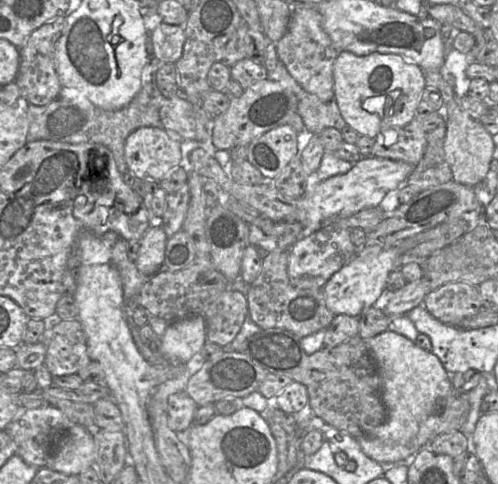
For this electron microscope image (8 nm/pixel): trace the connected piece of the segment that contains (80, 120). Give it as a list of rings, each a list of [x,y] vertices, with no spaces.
[[[148,32],[146,38],[146,51],[147,63],[142,74],[142,86],[128,105],[117,111],[103,111],[96,108],[82,108],[60,97],[42,106],[29,104],[26,142],[49,140],[69,144],[98,143],[111,152],[120,174],[128,172],[124,160],[124,145],[127,137],[139,128],[161,127],[160,109],[165,101],[157,86],[156,73],[162,63],[154,53],[152,32]]]

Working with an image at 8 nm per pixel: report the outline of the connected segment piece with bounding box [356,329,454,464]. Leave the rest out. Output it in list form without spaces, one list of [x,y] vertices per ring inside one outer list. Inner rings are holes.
[[[388,329],[385,330],[384,332],[380,333],[379,335],[377,335],[371,339],[365,340],[365,341],[367,343],[370,356],[371,356],[371,358],[377,368],[377,371],[378,371],[378,375],[379,375],[379,379],[380,379],[380,383],[381,383],[381,396],[382,396],[383,403],[386,408],[386,420],[383,422],[383,424],[381,424],[380,426],[373,429],[367,436],[356,437],[356,438],[360,444],[360,447],[361,447],[363,453],[366,456],[368,456],[369,458],[375,460],[376,462],[378,462],[380,464],[396,464],[396,463],[398,463],[400,461],[404,461],[410,457],[414,457],[422,448],[429,447],[429,446],[420,446],[418,443],[417,435],[418,435],[421,427],[426,422],[426,420],[431,415],[439,412],[442,409],[445,400],[449,396],[454,394],[454,389],[453,389],[453,386],[449,379],[449,373],[447,373],[447,371],[445,370],[445,368],[442,365],[439,358],[432,351],[427,351],[427,350],[424,350],[424,349],[420,348],[419,346],[417,346],[414,341],[411,341],[408,338],[406,338],[394,331],[388,330]]]

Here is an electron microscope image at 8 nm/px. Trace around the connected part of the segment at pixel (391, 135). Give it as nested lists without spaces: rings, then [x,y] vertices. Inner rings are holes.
[[[412,127],[389,128],[380,133],[372,149],[372,156],[377,158],[403,161],[416,166],[422,159],[427,145],[427,134]]]

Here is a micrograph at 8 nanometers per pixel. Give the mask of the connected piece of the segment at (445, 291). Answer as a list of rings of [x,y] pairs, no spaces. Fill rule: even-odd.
[[[464,282],[446,283],[424,298],[425,308],[447,325],[458,325],[481,308],[478,288]]]

